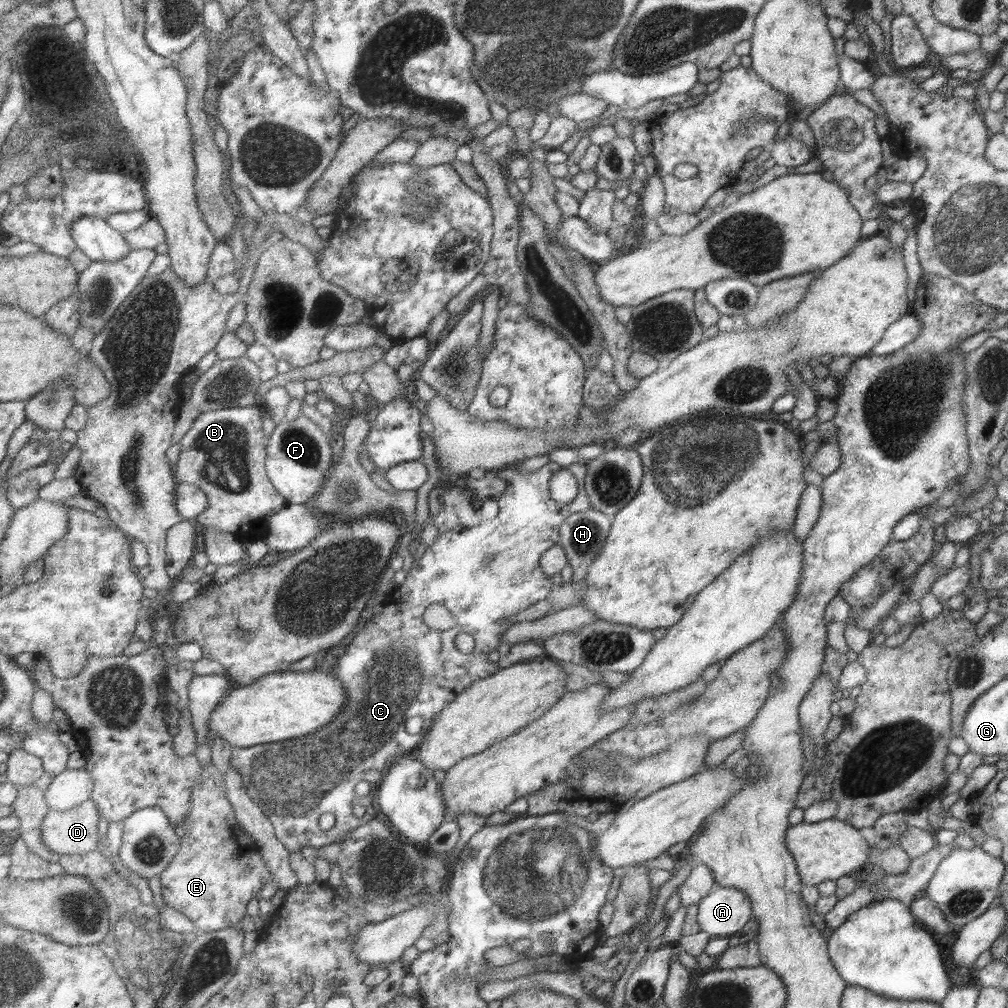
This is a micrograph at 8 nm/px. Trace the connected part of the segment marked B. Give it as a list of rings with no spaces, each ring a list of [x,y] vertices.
[[[257,405],[203,412],[181,440],[181,454],[174,467],[174,476],[177,484],[193,483],[209,495],[209,508],[196,518],[205,527],[213,526],[227,533],[249,534],[253,532],[253,524],[259,526],[265,522],[265,518],[270,518],[290,505],[268,475],[268,434],[264,431],[263,414],[264,408]]]

